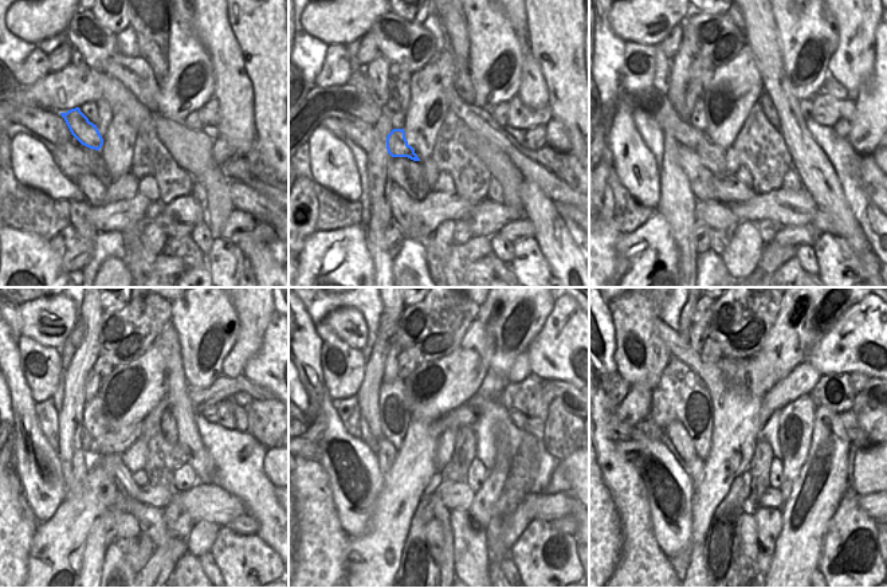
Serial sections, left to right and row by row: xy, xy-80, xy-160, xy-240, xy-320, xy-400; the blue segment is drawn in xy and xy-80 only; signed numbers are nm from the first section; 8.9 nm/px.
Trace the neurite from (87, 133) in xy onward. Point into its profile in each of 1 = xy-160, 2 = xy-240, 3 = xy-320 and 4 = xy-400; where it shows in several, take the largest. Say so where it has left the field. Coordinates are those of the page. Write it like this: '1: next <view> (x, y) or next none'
1: next xy-160 (711, 156)
2: next xy-240 (114, 463)
3: next xy-320 (446, 560)
4: next none

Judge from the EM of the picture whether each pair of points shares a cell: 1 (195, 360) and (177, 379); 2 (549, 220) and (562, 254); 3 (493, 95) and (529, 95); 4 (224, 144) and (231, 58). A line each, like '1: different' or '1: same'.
1: different
2: same
3: different
4: different

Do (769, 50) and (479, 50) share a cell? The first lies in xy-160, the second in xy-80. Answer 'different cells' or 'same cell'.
different cells

